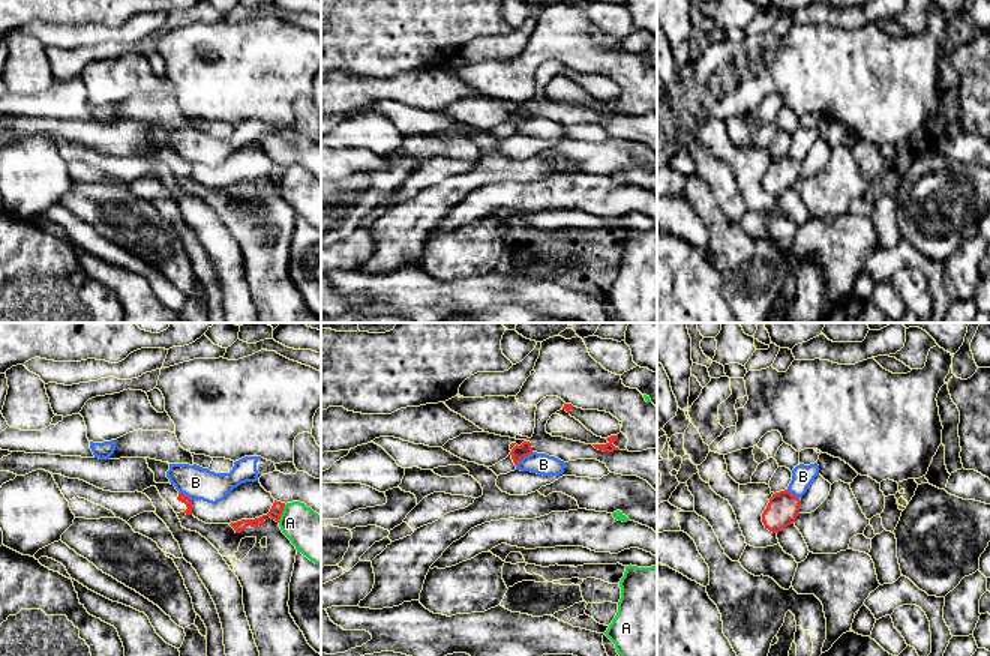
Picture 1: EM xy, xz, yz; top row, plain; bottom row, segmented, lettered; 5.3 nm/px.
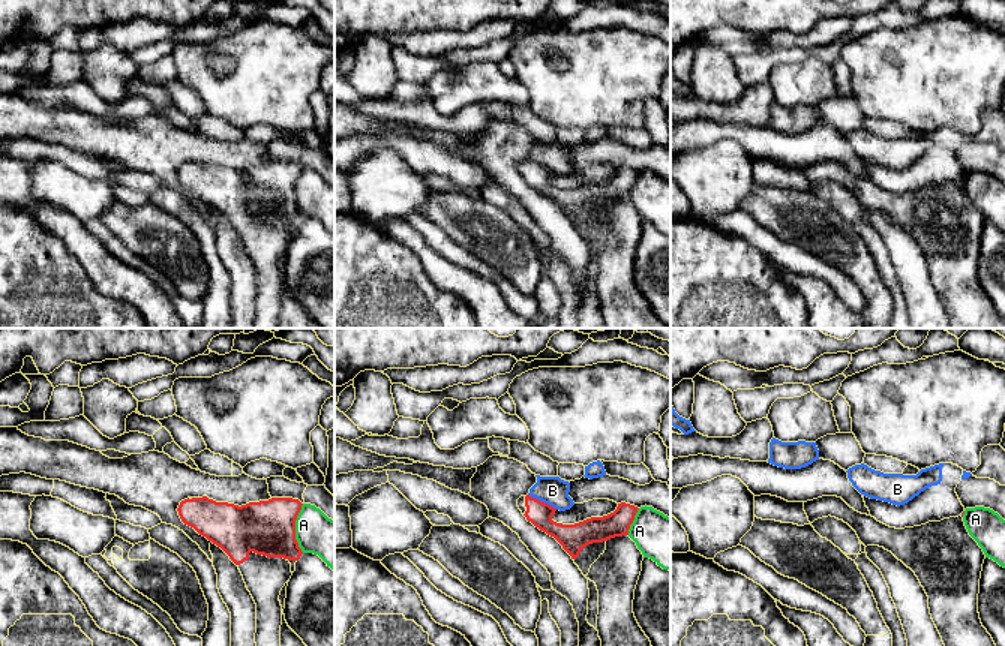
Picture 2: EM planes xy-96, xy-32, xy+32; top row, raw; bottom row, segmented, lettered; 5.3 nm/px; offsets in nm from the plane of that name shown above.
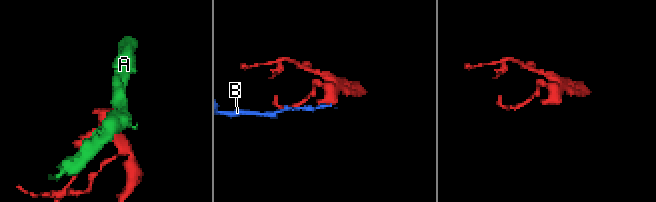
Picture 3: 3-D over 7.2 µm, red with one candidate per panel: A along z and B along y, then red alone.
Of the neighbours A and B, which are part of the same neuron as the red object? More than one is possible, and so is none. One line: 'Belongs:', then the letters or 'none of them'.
Belongs: none of them

